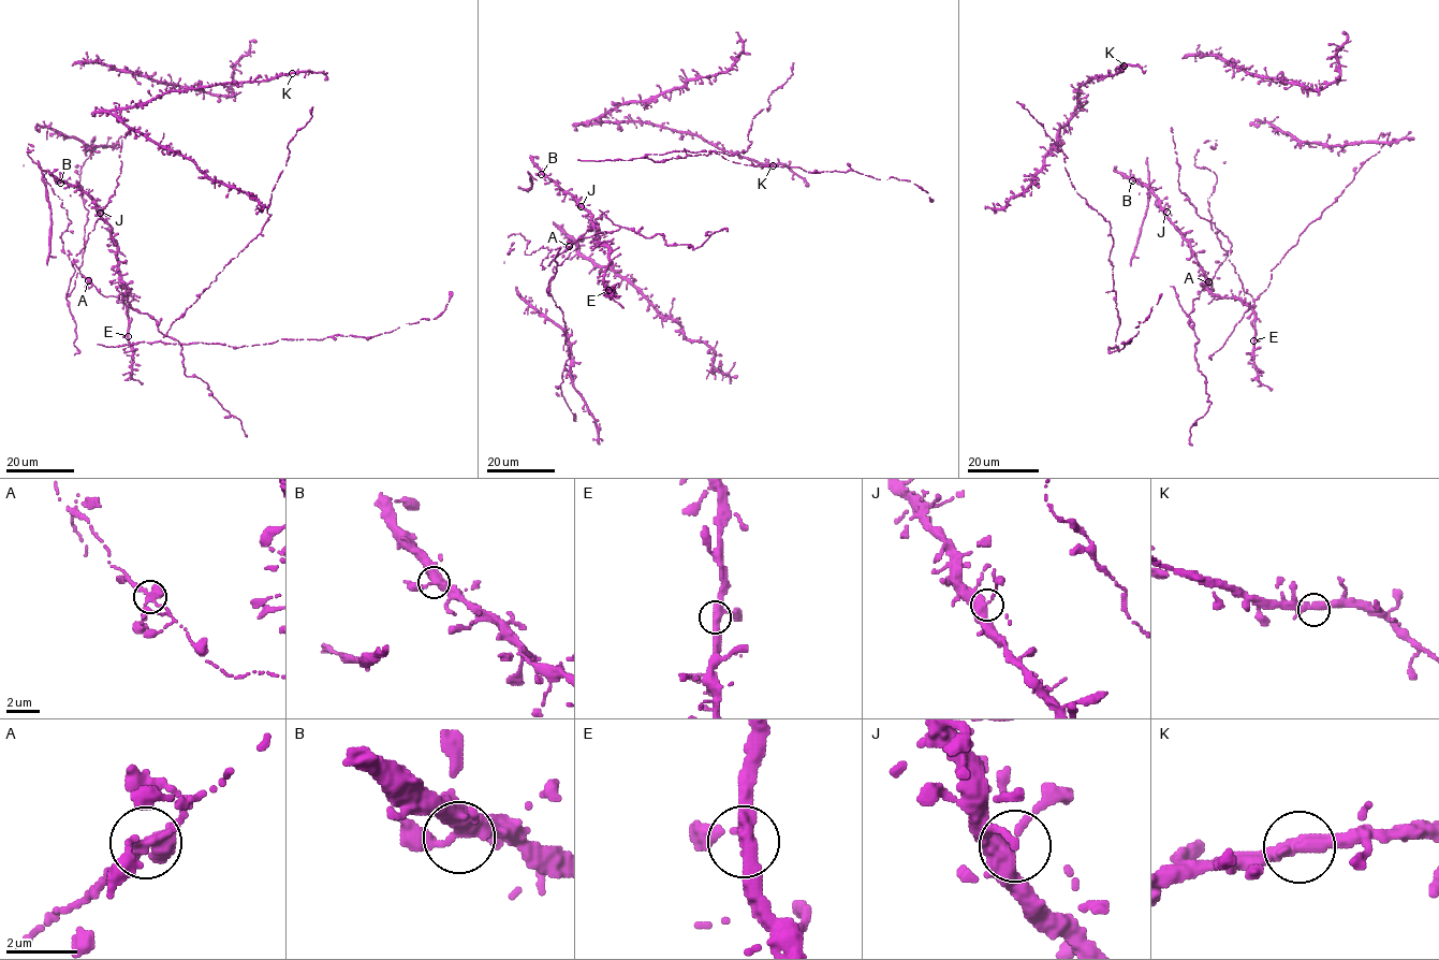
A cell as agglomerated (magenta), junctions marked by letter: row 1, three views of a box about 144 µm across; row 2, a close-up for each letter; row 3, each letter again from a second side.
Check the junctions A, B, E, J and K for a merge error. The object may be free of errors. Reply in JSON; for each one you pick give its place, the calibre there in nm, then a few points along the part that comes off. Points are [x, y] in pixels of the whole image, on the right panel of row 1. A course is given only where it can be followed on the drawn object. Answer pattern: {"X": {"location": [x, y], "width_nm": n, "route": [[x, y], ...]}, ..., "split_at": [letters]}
{"split_at": []}

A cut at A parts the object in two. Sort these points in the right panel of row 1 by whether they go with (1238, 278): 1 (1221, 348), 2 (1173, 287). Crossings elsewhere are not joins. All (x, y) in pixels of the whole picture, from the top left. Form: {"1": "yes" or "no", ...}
{"1": "yes", "2": "no"}

